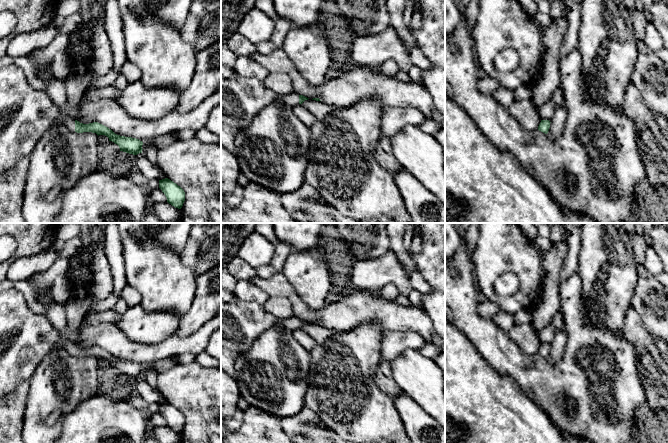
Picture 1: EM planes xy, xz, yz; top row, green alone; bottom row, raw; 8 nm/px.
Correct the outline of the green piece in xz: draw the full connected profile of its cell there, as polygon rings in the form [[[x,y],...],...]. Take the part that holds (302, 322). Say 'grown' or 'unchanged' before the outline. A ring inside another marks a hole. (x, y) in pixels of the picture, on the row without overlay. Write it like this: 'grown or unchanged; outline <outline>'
grown; outline [[[221,301],[221,369],[234,377],[237,358],[259,335],[272,328],[291,332],[308,323],[296,316],[279,319],[256,302]]]

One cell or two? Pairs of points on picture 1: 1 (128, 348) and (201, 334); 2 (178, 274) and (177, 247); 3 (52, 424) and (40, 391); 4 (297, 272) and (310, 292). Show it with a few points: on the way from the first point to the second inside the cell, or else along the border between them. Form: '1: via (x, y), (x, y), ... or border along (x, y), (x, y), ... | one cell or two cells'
1: via (146, 350), (164, 350), (174, 345), (183, 345) | one cell
2: border along (156, 241), (179, 254) | two cells
3: via (46, 416), (46, 399) | one cell
4: via (302, 277), (310, 287) | one cell

